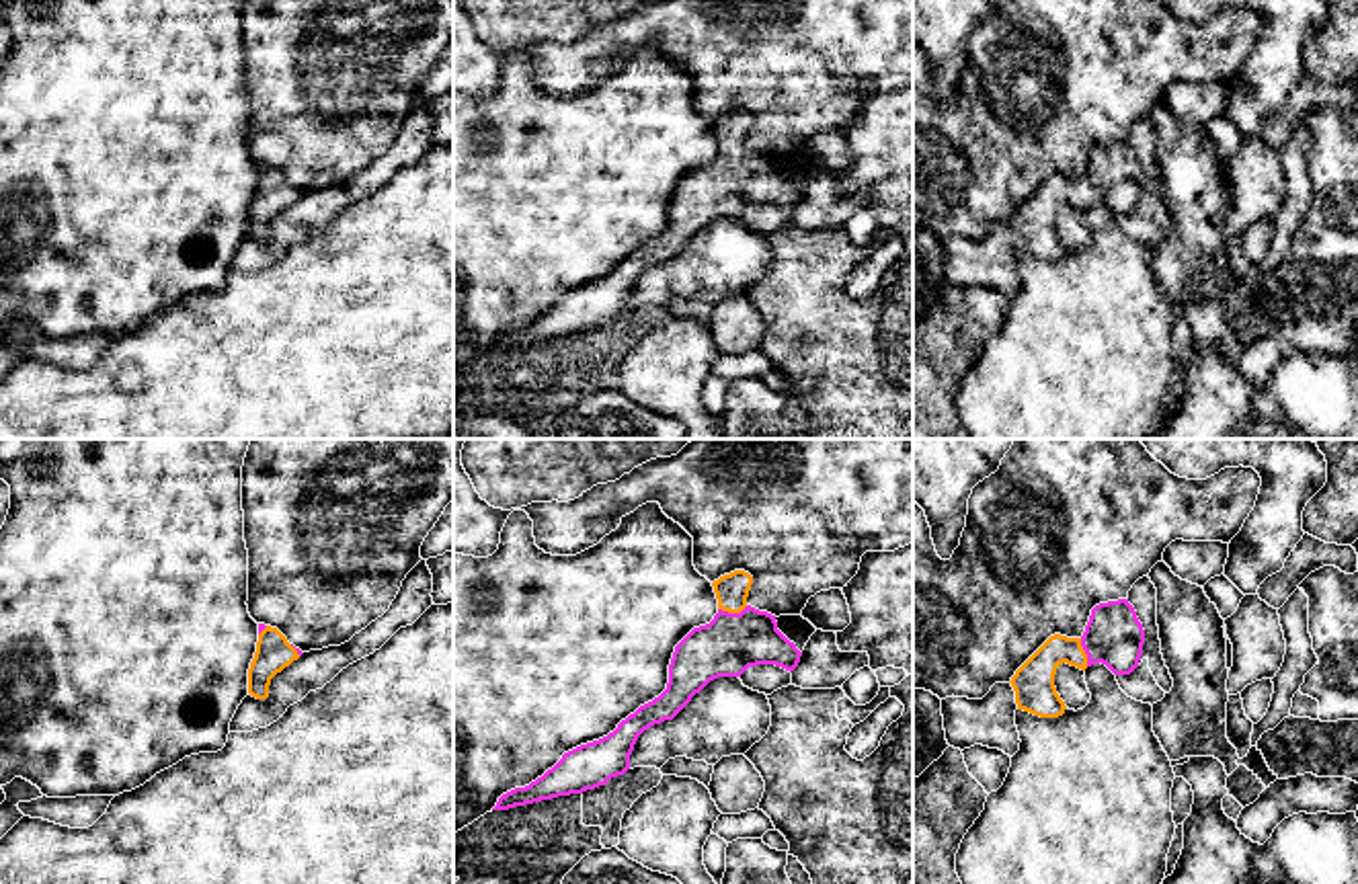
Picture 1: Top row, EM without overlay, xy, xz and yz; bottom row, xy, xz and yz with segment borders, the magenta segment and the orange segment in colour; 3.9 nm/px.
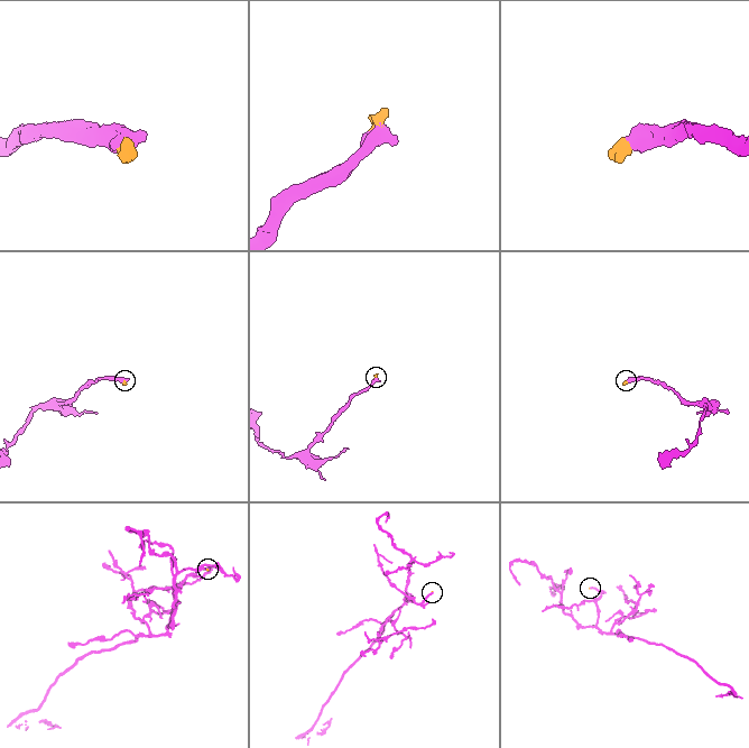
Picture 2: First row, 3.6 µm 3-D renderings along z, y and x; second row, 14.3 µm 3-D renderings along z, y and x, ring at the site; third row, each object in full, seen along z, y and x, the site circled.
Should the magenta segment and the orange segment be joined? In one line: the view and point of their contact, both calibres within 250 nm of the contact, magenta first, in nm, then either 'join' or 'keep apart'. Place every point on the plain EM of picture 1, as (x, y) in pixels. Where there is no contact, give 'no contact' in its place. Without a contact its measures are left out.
meets magenta in xz at (733, 154); 240 nm thick on the magenta side, 130 nm on the other; join

